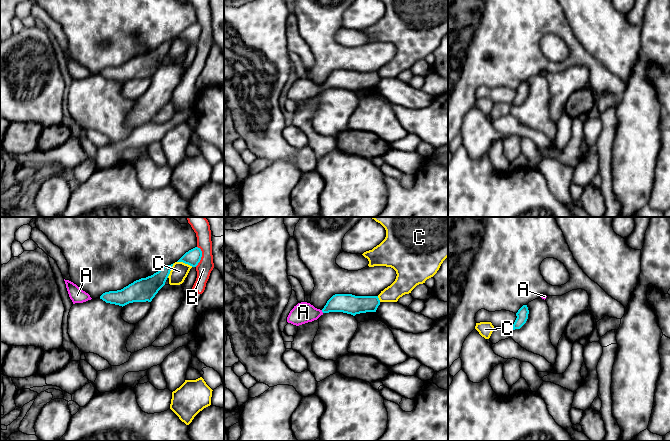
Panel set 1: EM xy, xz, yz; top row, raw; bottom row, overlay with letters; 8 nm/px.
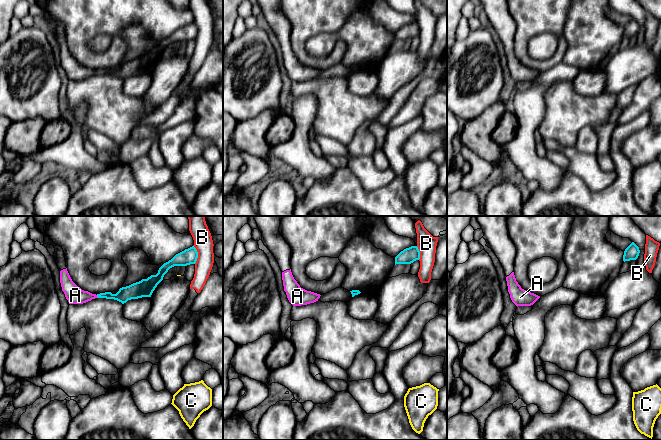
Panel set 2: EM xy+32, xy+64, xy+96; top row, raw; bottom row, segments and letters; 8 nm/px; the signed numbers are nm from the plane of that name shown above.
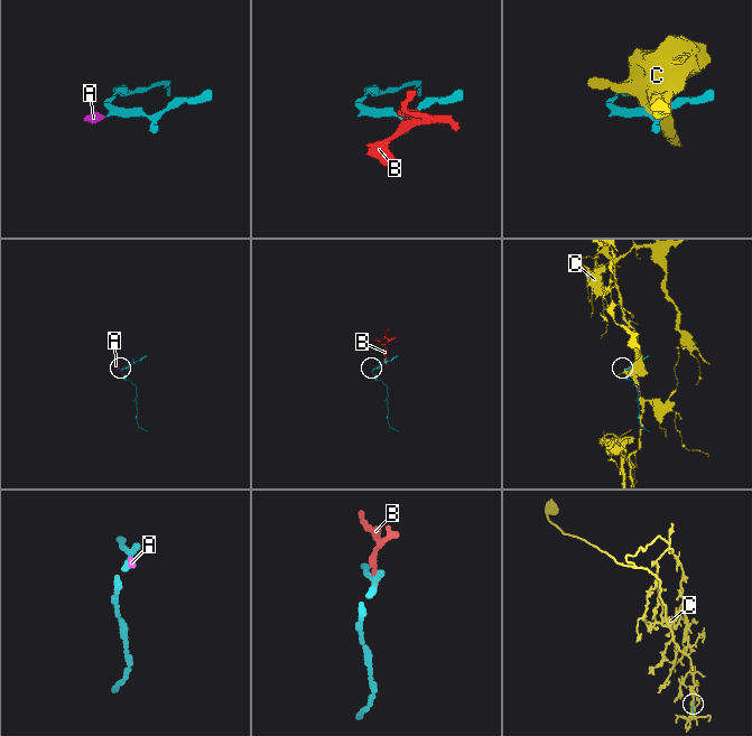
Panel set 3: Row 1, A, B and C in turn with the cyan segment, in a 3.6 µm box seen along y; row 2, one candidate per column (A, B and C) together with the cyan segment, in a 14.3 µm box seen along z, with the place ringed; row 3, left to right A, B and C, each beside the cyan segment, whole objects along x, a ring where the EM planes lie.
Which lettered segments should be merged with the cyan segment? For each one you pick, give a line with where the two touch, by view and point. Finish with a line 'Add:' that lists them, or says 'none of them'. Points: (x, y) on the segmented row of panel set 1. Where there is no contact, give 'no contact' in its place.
A: contact xz (322, 311)
Add: A

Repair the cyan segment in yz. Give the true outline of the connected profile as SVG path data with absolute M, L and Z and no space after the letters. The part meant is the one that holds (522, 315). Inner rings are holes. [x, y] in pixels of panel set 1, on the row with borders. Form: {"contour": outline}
{"contour": "M523 305L516 313L517 318L511 329L512 330L520 329L526 323L528 319L528 314L529 314L529 310L527 305Z"}

